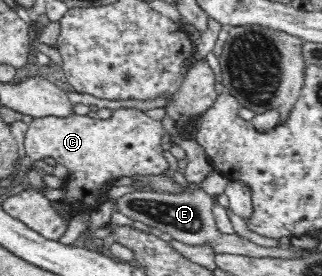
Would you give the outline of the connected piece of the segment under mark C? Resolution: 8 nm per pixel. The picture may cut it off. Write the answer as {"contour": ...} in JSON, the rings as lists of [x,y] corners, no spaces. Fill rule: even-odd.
{"contour":[[[124,107],[113,110],[108,119],[77,114],[70,118],[34,118],[28,124],[23,144],[25,154],[32,161],[54,158],[57,164],[68,170],[68,181],[62,188],[67,196],[62,201],[67,200],[84,211],[98,210],[99,196],[106,195],[102,188],[119,176],[168,171],[169,166],[159,145],[163,134],[162,123],[150,117],[145,110]]]}

